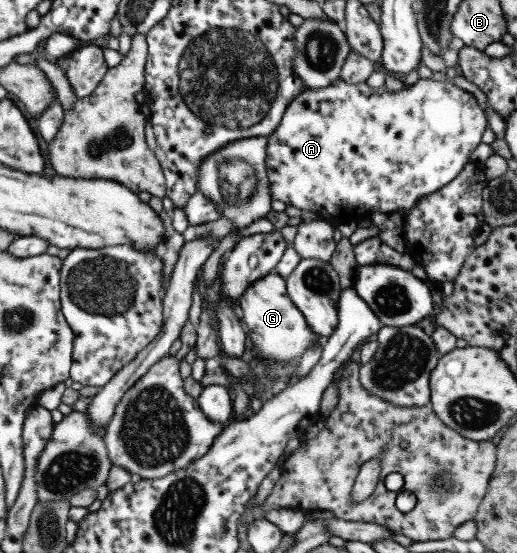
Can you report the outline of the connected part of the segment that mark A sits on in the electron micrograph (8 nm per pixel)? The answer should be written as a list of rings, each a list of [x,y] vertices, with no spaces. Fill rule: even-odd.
[[[419,79],[412,86],[402,87],[396,92],[389,92],[386,86],[380,88],[370,87],[367,82],[360,84],[347,84],[344,80],[336,80],[328,87],[319,90],[305,90],[291,104],[283,115],[279,126],[273,134],[267,138],[266,164],[268,166],[268,180],[270,182],[270,192],[272,201],[279,200],[287,206],[294,206],[305,214],[314,216],[320,221],[326,221],[335,227],[348,222],[370,220],[372,214],[386,214],[397,211],[410,212],[424,196],[440,190],[440,188],[450,184],[462,172],[462,169],[470,160],[470,156],[477,146],[482,143],[482,136],[489,128],[485,112],[480,108],[476,98],[472,94],[465,92],[461,87],[452,82],[437,82],[437,80]]]

